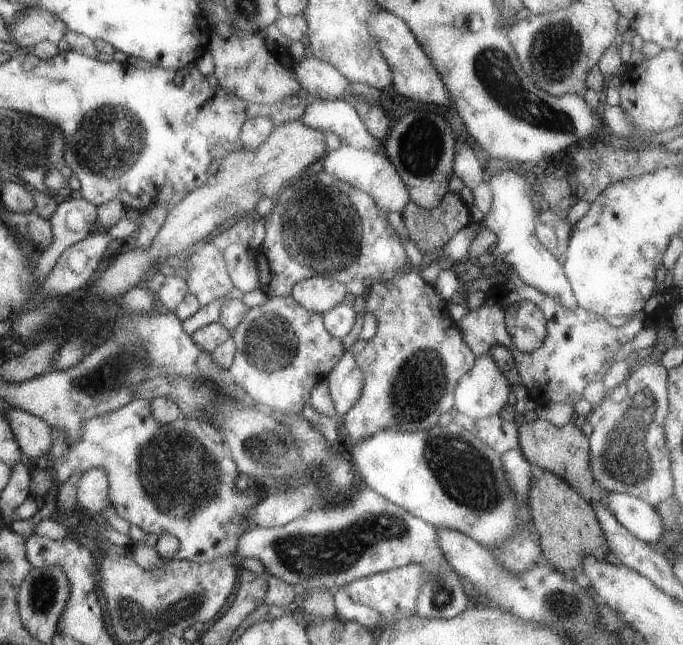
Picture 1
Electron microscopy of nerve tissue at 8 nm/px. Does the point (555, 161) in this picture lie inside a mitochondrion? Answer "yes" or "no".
no

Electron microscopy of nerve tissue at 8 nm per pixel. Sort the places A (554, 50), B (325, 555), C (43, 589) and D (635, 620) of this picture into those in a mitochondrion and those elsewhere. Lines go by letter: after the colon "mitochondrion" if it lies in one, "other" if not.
A: mitochondrion
B: mitochondrion
C: mitochondrion
D: other

